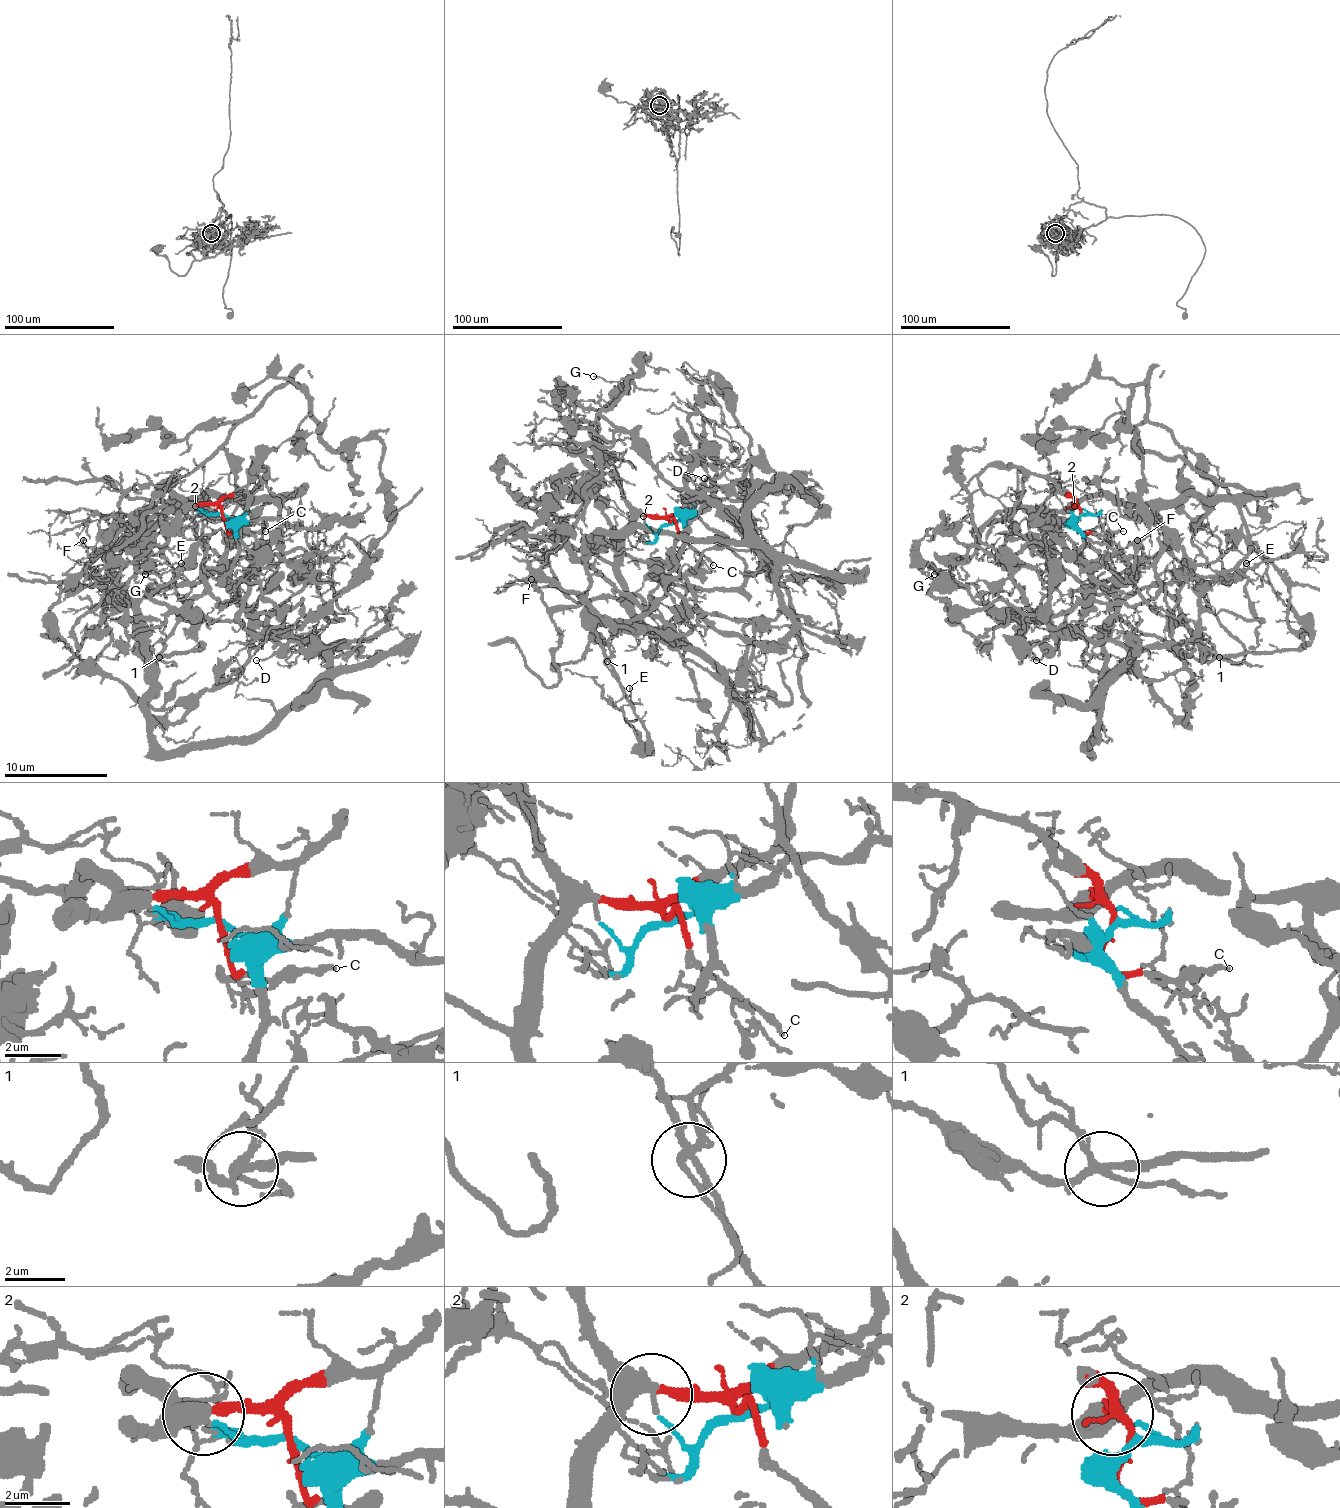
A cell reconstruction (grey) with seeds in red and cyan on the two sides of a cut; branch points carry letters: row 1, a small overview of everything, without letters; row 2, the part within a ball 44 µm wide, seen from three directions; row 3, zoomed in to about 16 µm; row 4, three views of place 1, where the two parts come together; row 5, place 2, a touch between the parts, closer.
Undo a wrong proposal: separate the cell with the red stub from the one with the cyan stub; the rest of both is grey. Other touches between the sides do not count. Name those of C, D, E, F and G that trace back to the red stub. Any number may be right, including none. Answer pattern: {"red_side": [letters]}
{"red_side": ["C", "F"]}

